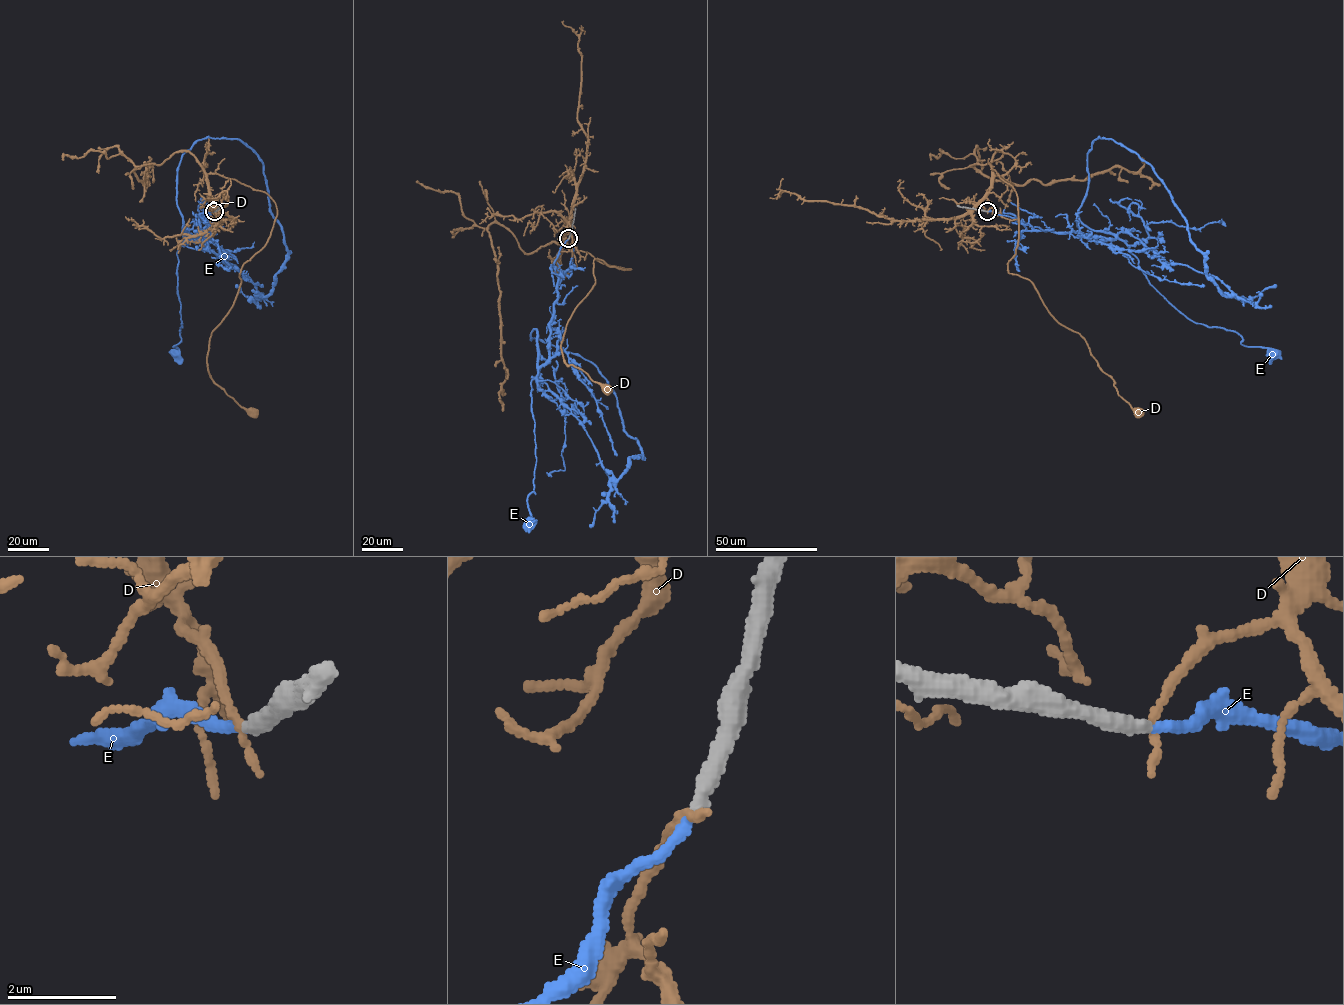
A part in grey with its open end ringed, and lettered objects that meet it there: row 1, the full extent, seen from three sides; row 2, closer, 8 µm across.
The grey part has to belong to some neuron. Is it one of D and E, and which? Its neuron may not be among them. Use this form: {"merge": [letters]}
{"merge": ["E"]}

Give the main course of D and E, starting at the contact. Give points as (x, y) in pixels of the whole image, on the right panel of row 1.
D: (987, 211), (997, 173), (1017, 198), (1008, 271), (1032, 283), (1137, 411)
E: (987, 211), (1010, 213), (1035, 229), (1122, 240), (1148, 282), (1187, 318), (1236, 331), (1246, 346), (1273, 354)

